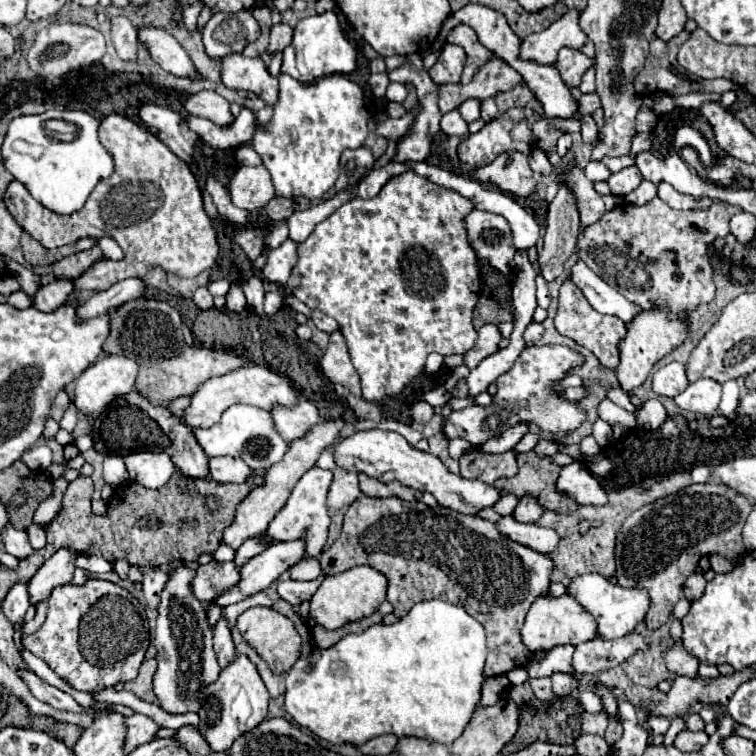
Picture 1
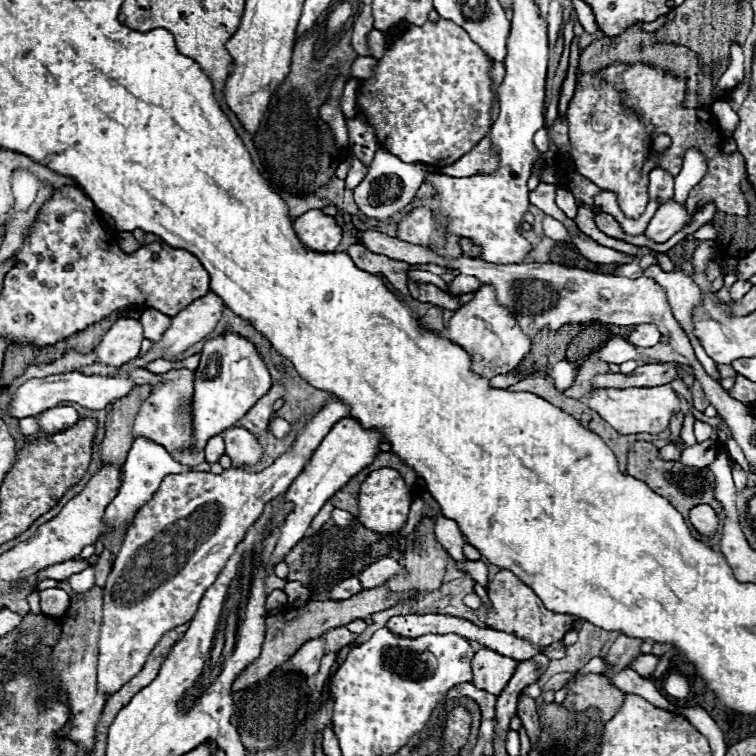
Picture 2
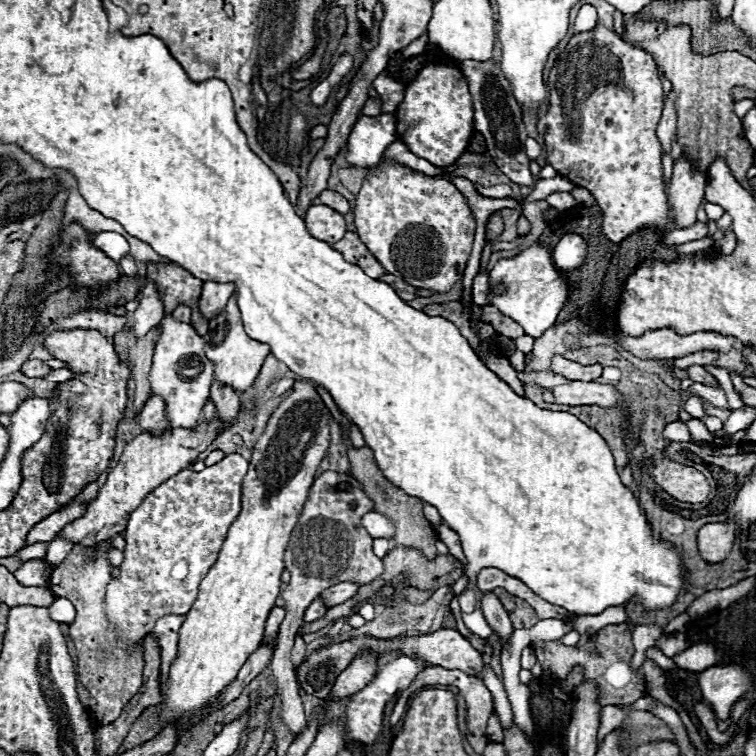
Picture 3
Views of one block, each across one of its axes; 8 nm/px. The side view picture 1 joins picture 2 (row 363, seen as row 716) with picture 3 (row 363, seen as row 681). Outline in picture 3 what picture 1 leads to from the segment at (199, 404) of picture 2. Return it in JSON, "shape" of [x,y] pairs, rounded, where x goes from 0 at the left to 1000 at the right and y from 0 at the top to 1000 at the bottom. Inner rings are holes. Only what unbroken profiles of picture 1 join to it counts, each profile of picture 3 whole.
{"shape":[[[312,389],[304,392],[302,402],[278,423],[275,442],[270,444],[272,450],[272,471],[286,479],[286,503],[294,508],[307,511],[315,519],[323,519],[336,508],[336,500],[341,497],[349,474],[357,468],[357,460],[349,452],[328,447],[323,439],[320,423],[317,423],[317,410],[312,405]]]}

